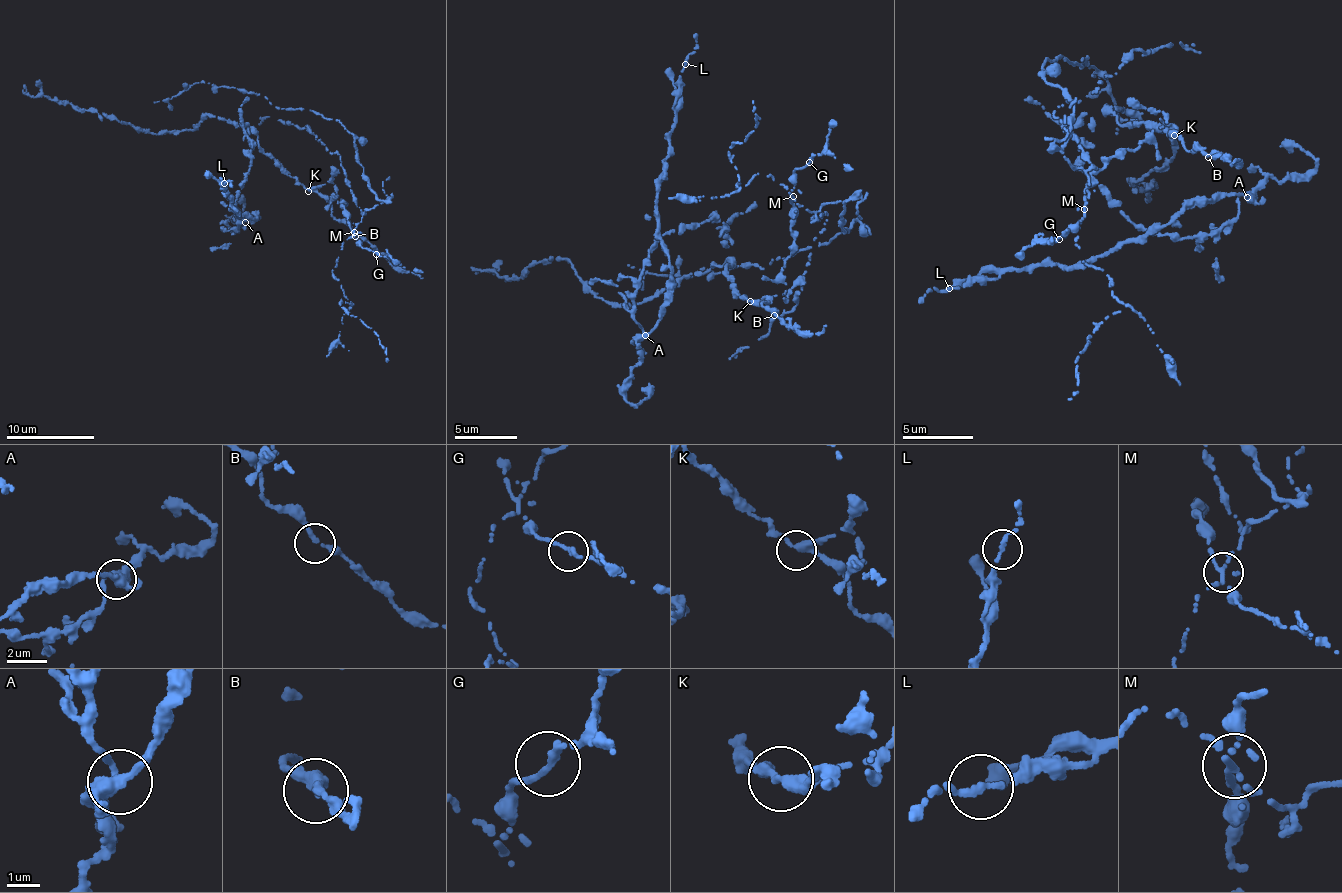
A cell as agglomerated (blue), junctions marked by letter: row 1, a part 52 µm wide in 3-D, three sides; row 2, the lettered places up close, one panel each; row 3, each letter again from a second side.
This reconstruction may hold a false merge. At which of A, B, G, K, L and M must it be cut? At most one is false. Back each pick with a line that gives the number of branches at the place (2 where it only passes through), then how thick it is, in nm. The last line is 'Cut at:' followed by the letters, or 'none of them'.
M: Branches: 4. Thickness 170 nm
Cut at: M

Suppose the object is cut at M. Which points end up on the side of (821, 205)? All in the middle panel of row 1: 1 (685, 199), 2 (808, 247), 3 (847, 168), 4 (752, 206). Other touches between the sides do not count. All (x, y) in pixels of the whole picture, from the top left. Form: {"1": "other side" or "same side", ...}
{"1": "same side", "2": "same side", "3": "other side", "4": "other side"}

